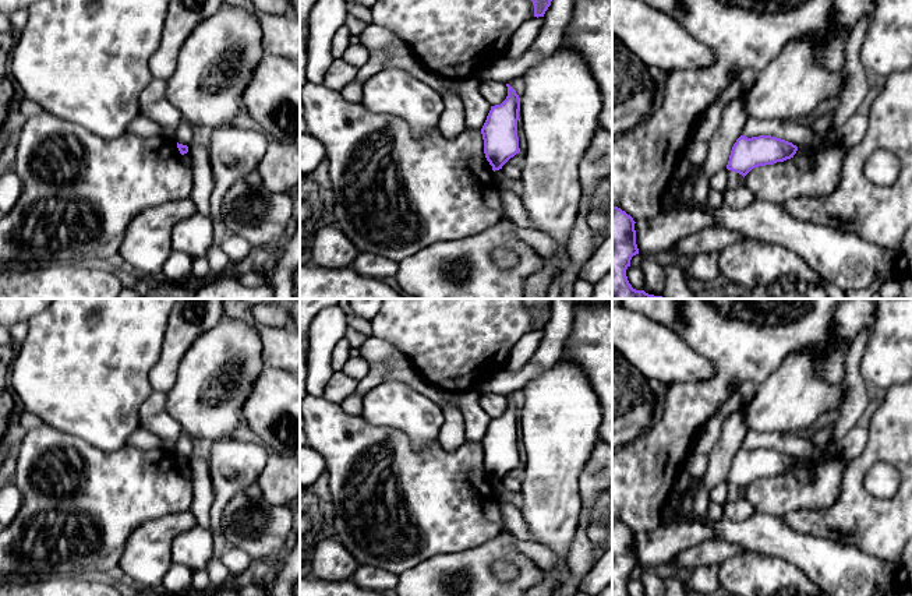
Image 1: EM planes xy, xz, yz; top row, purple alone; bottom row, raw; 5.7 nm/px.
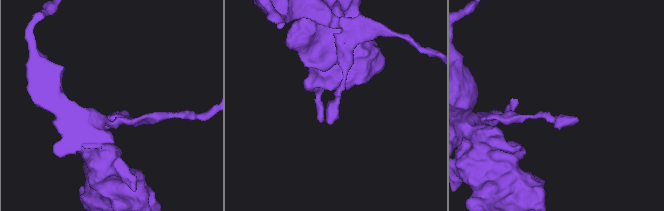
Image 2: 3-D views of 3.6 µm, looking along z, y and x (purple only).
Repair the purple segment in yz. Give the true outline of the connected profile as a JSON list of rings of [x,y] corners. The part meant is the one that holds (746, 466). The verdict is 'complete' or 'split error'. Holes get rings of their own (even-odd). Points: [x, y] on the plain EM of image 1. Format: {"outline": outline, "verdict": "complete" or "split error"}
{"outline": [[[740,448],[732,459],[727,482],[745,490],[754,480],[793,470],[796,463],[796,458],[777,449],[747,451]]], "verdict": "complete"}

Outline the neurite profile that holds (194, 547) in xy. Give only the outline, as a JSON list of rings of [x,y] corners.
[[[199,525],[181,532],[172,543],[173,564],[185,565],[191,571],[206,568],[213,553],[213,536]]]

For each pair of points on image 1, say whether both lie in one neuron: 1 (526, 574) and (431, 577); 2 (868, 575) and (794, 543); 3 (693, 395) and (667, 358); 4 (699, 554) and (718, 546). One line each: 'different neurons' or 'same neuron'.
1: same neuron
2: same neuron
3: different neurons
4: same neuron

